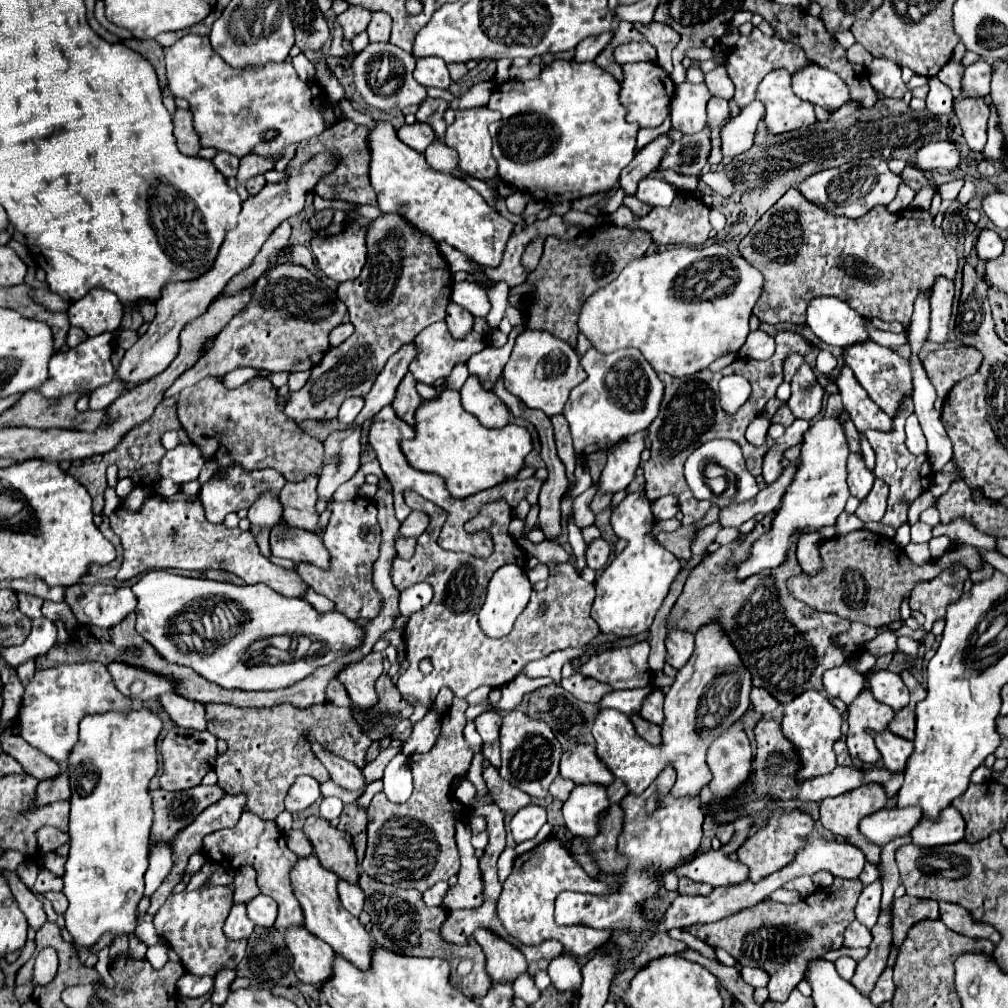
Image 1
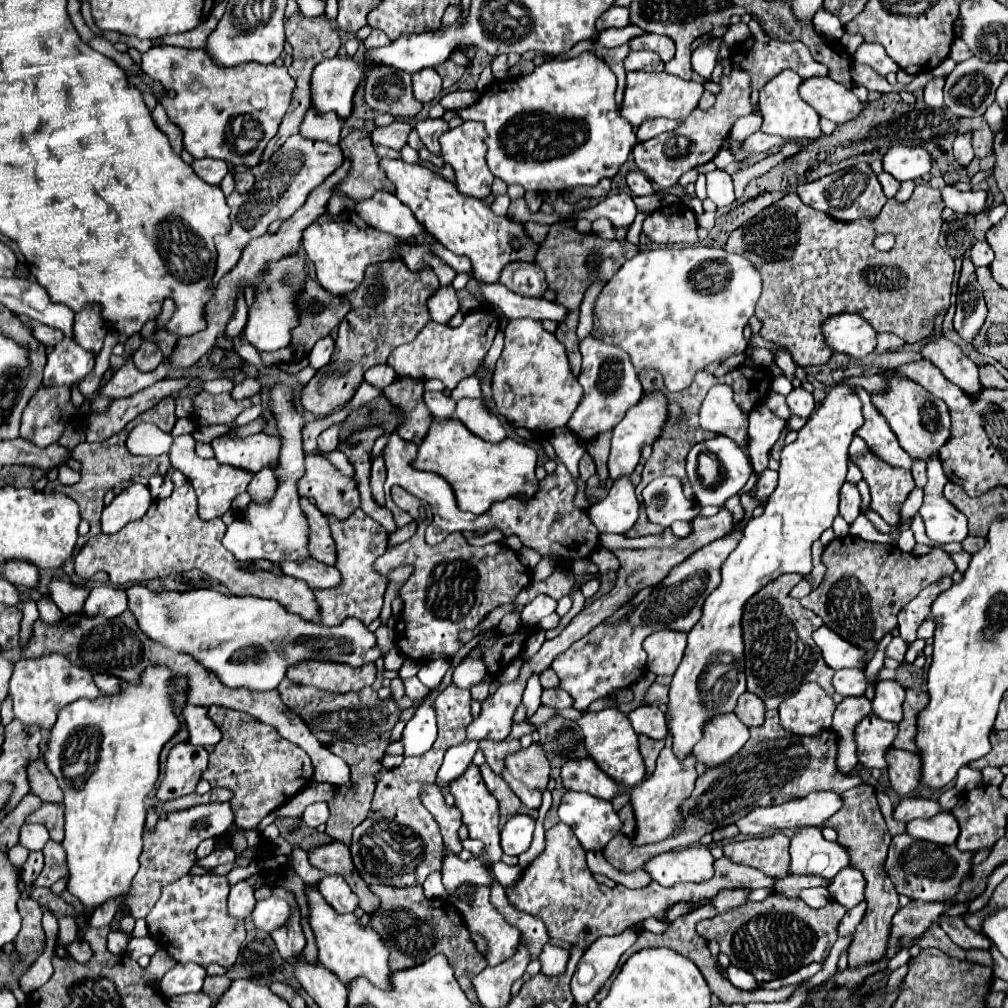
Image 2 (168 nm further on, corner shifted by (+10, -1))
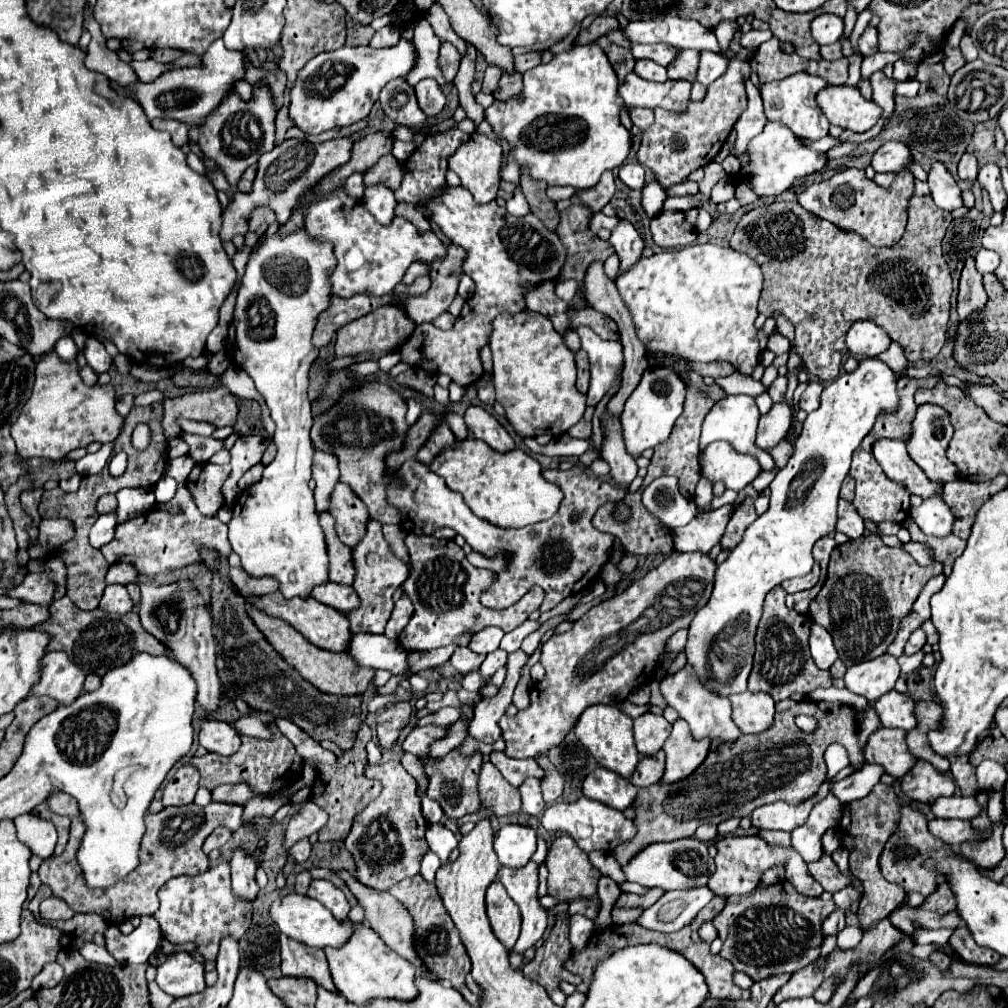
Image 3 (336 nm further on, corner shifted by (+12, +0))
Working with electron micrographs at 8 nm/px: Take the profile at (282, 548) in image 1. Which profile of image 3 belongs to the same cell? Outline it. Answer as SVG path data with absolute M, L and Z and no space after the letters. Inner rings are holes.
M326 583L320 585L312 591L312 597L324 605L334 607L336 611L348 615L350 611L360 607L360 599L356 595L356 591L348 585L338 585L338 583Z

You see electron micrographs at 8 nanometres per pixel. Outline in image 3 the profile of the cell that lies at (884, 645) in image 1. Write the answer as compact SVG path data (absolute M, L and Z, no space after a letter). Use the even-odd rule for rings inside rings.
M916 629L916 631L912 633L912 637L908 639L904 653L906 653L906 655L912 655L912 653L920 651L924 645L926 645L926 633L924 633L922 629Z

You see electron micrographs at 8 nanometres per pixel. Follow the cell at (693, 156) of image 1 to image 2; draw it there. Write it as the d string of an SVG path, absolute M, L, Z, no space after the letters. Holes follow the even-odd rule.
M728 64L724 68L724 76L720 80L720 86L722 86L722 90L716 94L716 104L710 110L706 110L706 112L694 110L680 124L680 128L676 128L674 132L666 132L666 134L660 134L656 138L650 138L646 142L636 144L636 148L632 152L634 162L640 168L640 172L646 174L658 188L674 186L684 172L712 160L716 156L716 152L720 150L724 138L728 136L730 126L740 116L746 116L752 112L752 106L750 106L750 92L752 90L750 90L750 78L746 72Z

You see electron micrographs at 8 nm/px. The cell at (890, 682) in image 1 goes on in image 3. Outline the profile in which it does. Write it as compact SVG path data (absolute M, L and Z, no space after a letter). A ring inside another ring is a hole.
M890 691L884 697L880 697L874 707L880 715L882 727L898 727L898 729L912 729L912 725L916 725L916 715L912 713L916 701L910 695L898 693L898 691Z

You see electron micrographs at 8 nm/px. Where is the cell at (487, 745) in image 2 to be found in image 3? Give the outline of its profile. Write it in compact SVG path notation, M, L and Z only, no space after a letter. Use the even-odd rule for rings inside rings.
M494 751L490 755L490 761L498 767L498 771L514 785L520 787L524 783L524 779L528 777L536 777L536 779L544 779L544 771L542 767L534 761L534 759L510 759L504 753Z

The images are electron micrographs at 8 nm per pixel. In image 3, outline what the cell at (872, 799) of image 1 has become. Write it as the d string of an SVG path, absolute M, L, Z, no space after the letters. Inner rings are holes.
M878 783L870 795L866 795L864 799L852 801L850 805L844 807L842 813L842 821L840 821L840 831L842 831L842 845L850 849L850 871L854 877L858 877L864 885L864 897L860 899L860 907L858 907L858 919L864 931L876 927L876 923L884 917L888 917L888 913L892 909L896 909L906 891L896 885L890 883L882 877L880 873L880 853L888 841L888 837L896 831L898 827L898 819L900 819L900 805L898 805L898 797L894 793L892 787Z

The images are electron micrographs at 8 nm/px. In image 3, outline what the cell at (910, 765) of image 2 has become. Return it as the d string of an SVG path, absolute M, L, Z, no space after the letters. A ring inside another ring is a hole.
M918 761L914 769L906 777L902 777L902 791L914 801L932 805L936 797L952 797L956 783L926 761Z

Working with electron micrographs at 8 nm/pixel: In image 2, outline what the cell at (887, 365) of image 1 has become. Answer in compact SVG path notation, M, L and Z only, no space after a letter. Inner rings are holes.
M880 370L880 374L884 378L884 390L870 396L876 410L886 418L892 432L898 436L900 446L912 458L920 460L926 460L930 454L936 454L938 448L950 438L950 414L946 404L906 376L890 374L888 370Z

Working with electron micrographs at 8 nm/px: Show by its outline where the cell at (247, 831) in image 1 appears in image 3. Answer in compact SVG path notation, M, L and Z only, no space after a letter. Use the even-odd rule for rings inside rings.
M280 935L280 955L282 955L282 965L280 965L282 975L312 979L322 989L338 991L332 983L328 961L322 949L312 949L304 943Z

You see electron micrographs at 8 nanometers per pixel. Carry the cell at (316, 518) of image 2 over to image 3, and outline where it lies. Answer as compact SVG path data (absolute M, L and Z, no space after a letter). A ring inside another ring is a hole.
M330 513L320 515L320 525L326 533L328 557L330 557L330 581L340 585L352 585L356 569L352 565L352 549L348 549L336 535L334 521Z

